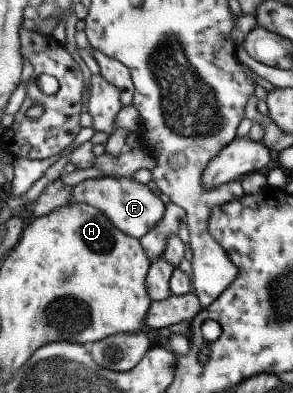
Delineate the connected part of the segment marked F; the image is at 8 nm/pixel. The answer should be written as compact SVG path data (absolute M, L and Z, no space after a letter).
M104 176L85 179L73 189L70 204L83 204L83 202L91 203L95 208L103 210L105 214L109 214L109 218L113 220L113 224L119 230L140 239L148 235L151 230L155 230L165 218L165 212L167 212L167 206L160 196L155 194L154 190L151 190L147 184L135 180L134 177Z

